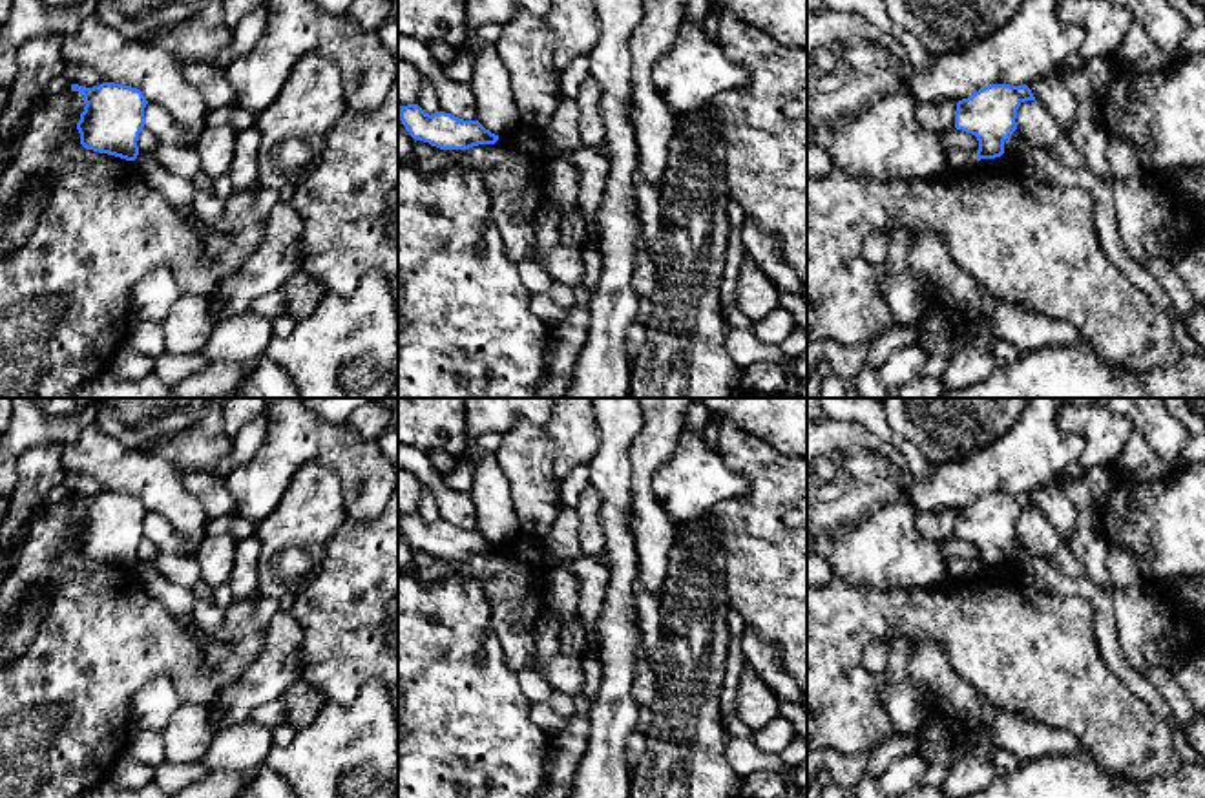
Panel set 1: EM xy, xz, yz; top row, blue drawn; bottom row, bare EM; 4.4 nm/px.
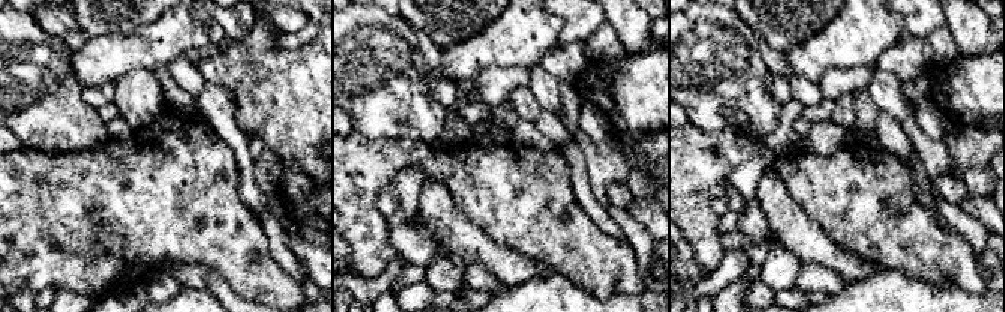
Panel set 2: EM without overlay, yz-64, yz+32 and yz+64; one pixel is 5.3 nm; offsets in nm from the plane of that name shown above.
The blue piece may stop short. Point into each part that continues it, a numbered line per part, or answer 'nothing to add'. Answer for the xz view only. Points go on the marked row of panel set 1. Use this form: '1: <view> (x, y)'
nothing to add

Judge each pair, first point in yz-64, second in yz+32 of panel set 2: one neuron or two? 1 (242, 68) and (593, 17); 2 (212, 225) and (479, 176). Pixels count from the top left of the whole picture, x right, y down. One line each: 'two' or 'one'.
1: two
2: one

